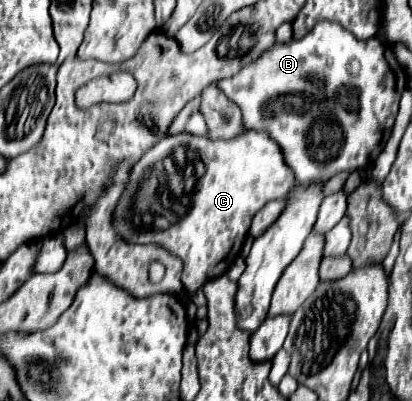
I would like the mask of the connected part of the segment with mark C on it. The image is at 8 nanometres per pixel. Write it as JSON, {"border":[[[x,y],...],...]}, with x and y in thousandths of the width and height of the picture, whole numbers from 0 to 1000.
{"border":[[[592,329],[563,349],[408,339],[320,414],[316,454],[277,519],[277,574],[306,603],[383,608],[427,633],[442,648],[447,723],[471,733],[505,698],[549,683],[583,633],[617,534],[655,499],[689,499],[714,459],[684,374],[646,329]]]}

